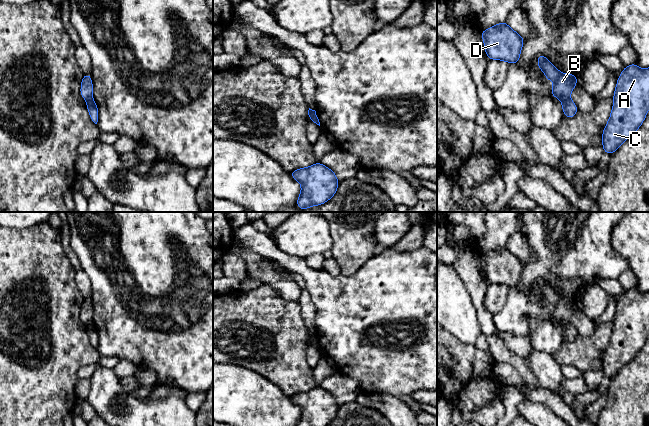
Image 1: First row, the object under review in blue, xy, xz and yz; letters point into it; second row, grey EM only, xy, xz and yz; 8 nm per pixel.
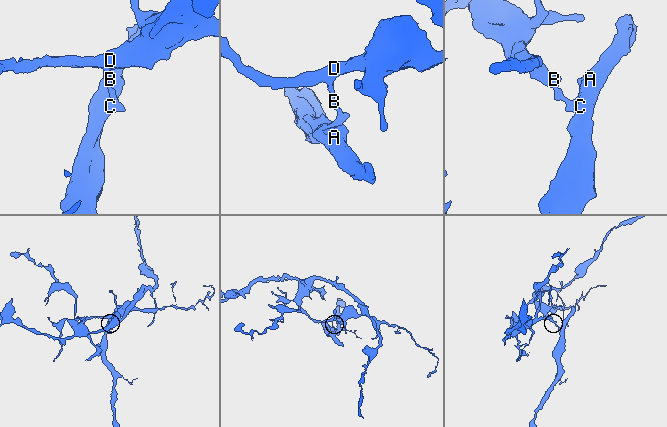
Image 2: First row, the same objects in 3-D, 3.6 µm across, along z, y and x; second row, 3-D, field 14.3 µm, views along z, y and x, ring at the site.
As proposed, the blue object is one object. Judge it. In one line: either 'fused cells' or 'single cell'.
fused cells

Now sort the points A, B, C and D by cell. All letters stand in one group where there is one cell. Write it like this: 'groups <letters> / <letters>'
groups A C / B D

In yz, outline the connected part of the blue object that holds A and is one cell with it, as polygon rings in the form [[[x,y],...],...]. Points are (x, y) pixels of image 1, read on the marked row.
[[[635,63],[624,67],[618,77],[613,100],[610,118],[602,132],[602,147],[609,155],[635,134],[646,118],[649,110],[649,68],[642,69]]]

